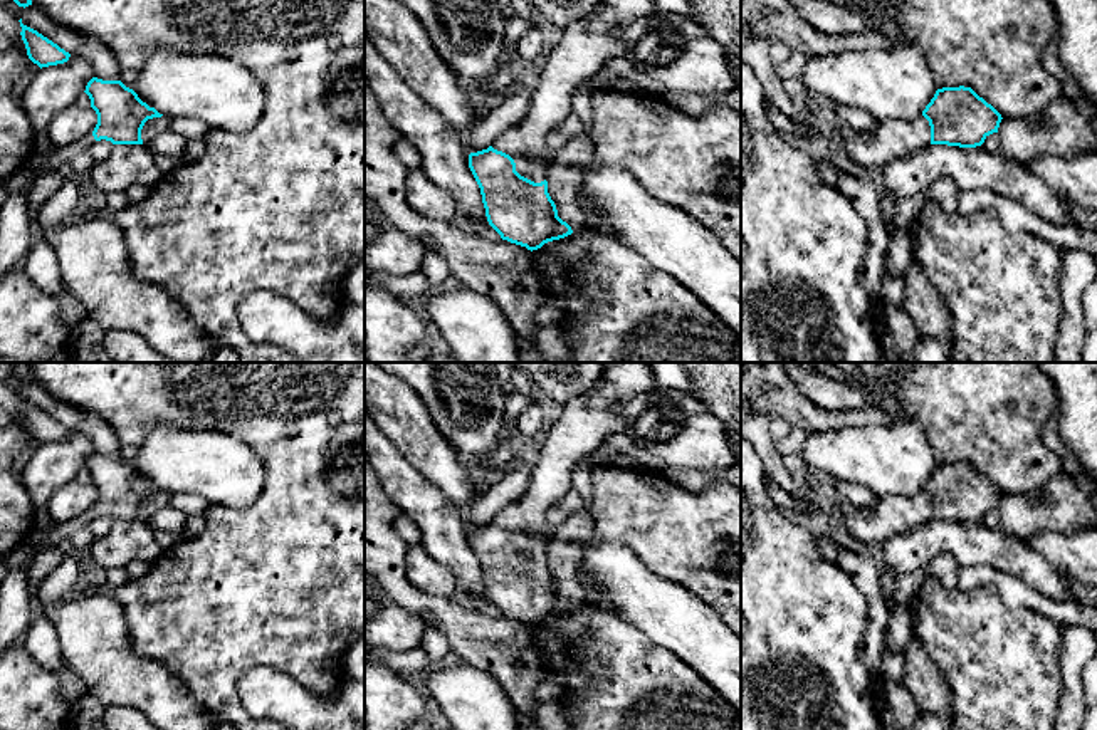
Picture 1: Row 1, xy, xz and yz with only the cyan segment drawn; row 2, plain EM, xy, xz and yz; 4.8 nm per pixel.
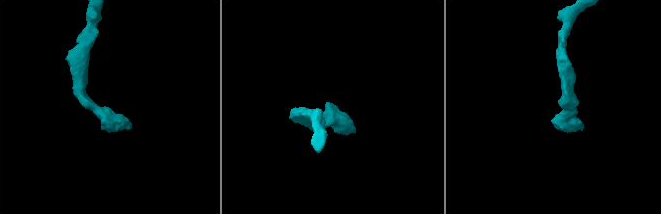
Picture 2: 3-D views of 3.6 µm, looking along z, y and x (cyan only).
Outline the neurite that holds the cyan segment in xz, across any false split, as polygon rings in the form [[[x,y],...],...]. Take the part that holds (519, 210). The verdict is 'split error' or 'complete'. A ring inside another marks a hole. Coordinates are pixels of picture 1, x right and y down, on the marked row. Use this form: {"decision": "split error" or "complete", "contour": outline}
{"decision": "split error", "contour": [[[603,0],[595,15],[564,27],[561,40],[541,60],[541,79],[533,89],[526,117],[497,136],[487,149],[469,154],[469,168],[480,188],[487,222],[502,240],[533,252],[573,233],[571,227],[558,216],[548,193],[546,173],[554,161],[554,151],[546,146],[546,136],[573,112],[571,99],[576,87],[610,59],[625,57],[627,47],[620,40],[620,32],[655,10],[655,0]]]}

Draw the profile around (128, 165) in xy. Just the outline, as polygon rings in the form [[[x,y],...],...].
[[[114,144],[111,154],[94,163],[87,175],[104,195],[126,193],[134,185],[151,190],[163,176],[148,144]]]

